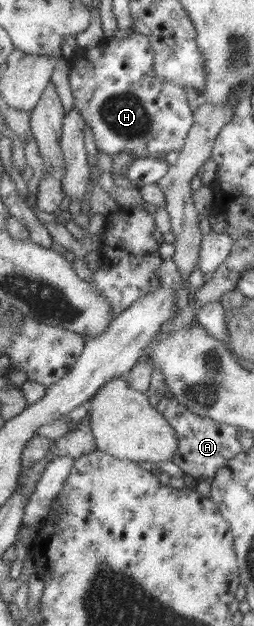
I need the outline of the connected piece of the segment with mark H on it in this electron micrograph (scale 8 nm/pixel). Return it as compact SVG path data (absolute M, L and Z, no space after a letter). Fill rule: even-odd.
M133 31L127 38L107 38L91 49L79 47L68 65L74 107L94 132L98 149L111 157L125 153L136 159L155 158L159 152L169 153L184 148L186 136L194 123L194 112L187 103L183 86L156 77L153 49L144 34Z

